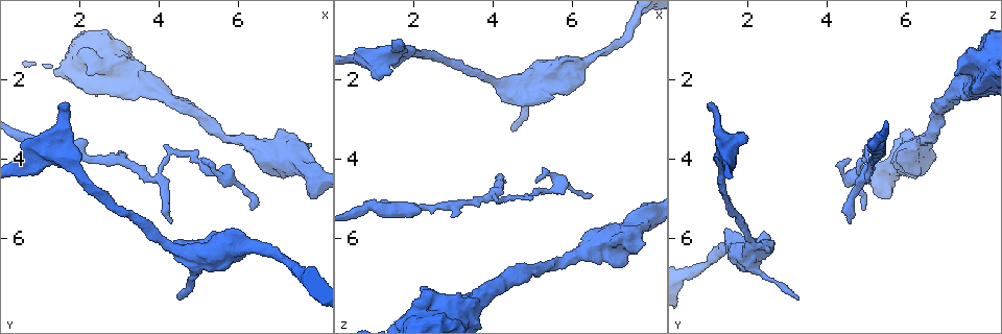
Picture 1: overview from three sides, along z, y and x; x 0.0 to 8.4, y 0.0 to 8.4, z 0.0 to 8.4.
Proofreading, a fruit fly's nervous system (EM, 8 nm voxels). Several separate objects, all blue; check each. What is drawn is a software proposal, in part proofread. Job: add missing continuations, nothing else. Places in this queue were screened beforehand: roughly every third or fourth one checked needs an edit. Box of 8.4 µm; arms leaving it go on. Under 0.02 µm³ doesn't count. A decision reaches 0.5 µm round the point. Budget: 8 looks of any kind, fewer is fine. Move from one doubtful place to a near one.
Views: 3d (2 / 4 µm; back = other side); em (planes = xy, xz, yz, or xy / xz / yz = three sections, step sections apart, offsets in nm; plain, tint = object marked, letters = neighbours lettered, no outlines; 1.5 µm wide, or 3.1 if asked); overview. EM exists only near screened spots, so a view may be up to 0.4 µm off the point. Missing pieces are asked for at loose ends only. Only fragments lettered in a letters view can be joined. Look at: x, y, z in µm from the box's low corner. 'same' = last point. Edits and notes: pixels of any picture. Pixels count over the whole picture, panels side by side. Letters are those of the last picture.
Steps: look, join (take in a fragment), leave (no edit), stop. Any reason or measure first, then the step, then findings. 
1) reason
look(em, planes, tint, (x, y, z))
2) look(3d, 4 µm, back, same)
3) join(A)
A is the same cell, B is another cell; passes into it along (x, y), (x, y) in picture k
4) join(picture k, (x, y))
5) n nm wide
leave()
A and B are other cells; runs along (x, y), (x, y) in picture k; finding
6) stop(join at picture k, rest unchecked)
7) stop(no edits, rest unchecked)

thick end
look(em, planes, letters, (4.75, 6.10, 2.65))

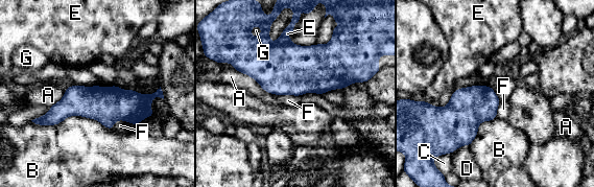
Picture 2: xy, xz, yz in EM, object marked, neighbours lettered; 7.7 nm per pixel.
leave()
A, B, C, D, E, F and G are other cells; runs along (149, 100), (72, 103), (38, 121) in picture 2; no lettered fragment goes on from it

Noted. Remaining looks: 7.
an open end
look(em, yz, step 8, tint, (1.50, 2.70, 1.00))

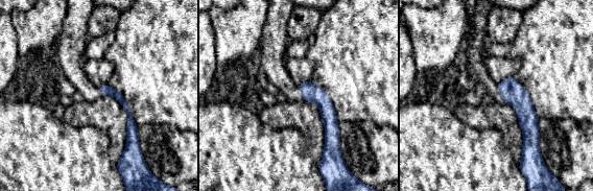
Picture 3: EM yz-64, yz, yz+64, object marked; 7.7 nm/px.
look(em, planes, letters, same)

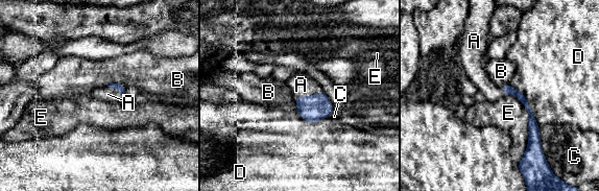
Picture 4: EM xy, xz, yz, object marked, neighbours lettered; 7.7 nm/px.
join(A)
A is the same cell, B, C, D and E are other cells; passes into it along (313, 109), (308, 96), (301, 85) in picture 4; the cell continues

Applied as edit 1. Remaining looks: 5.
an open end
look(em, planes, letters, (4.25, 5.60, 4.60))

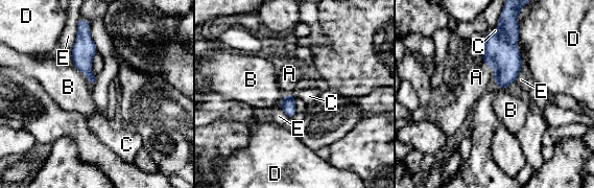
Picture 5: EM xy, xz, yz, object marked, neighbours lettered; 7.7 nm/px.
join(A)
A is the same cell, B, C, D and E are other cells; passes into it along (500, 52), (493, 69), (476, 77) in picture 5; it goes on there

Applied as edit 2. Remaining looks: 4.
stop(join at picture 4, join at picture 5, rest unchecked)

